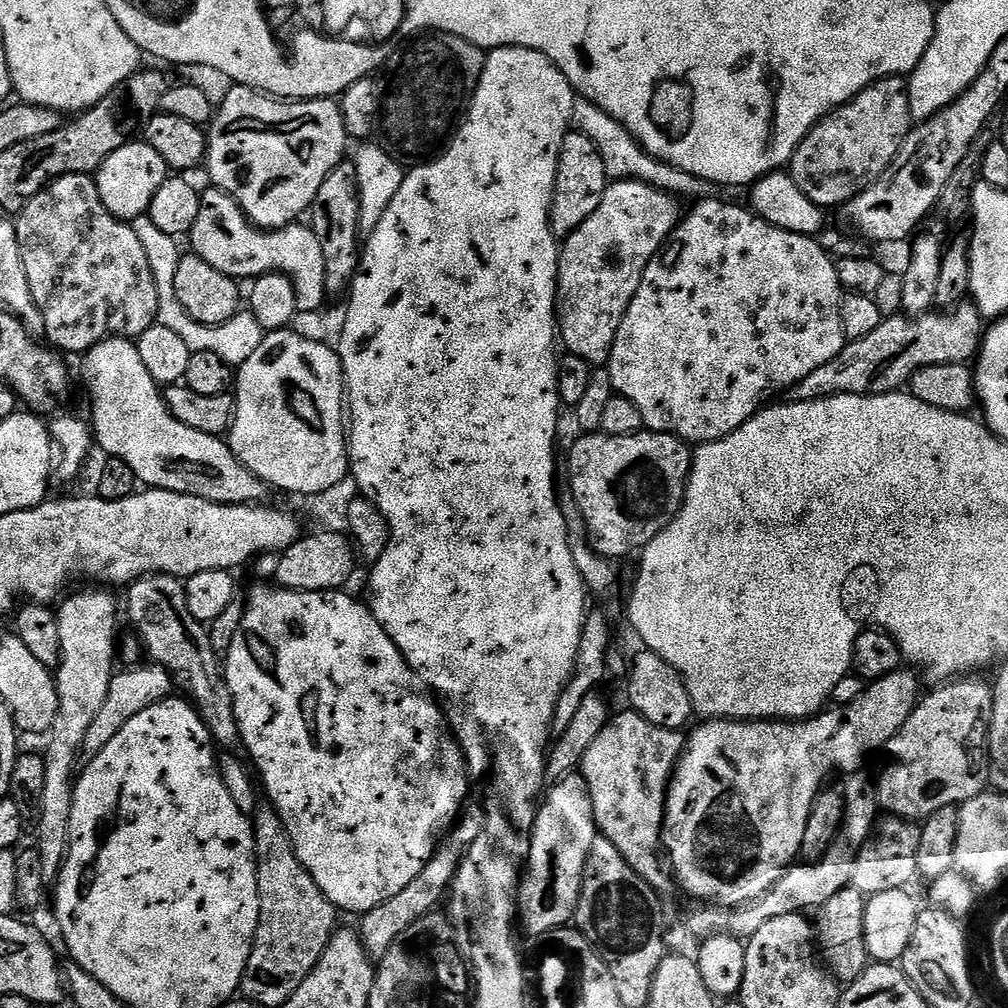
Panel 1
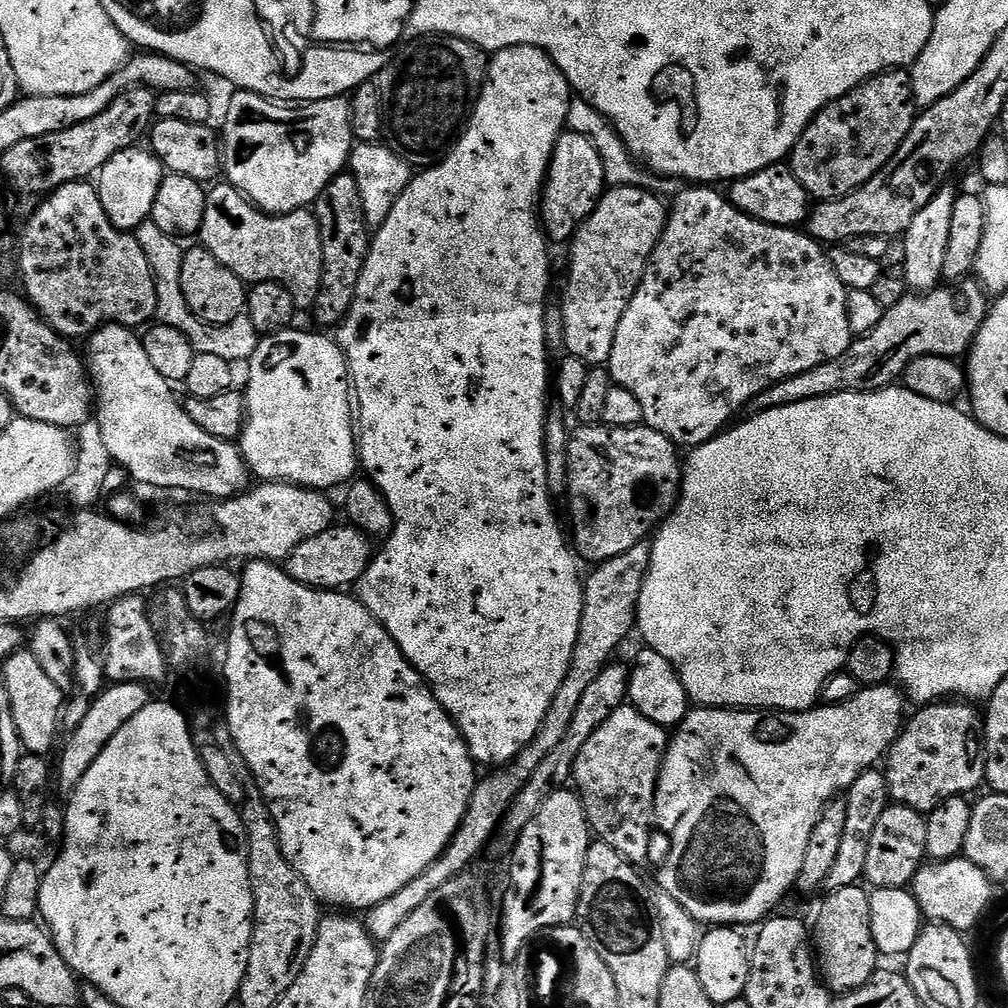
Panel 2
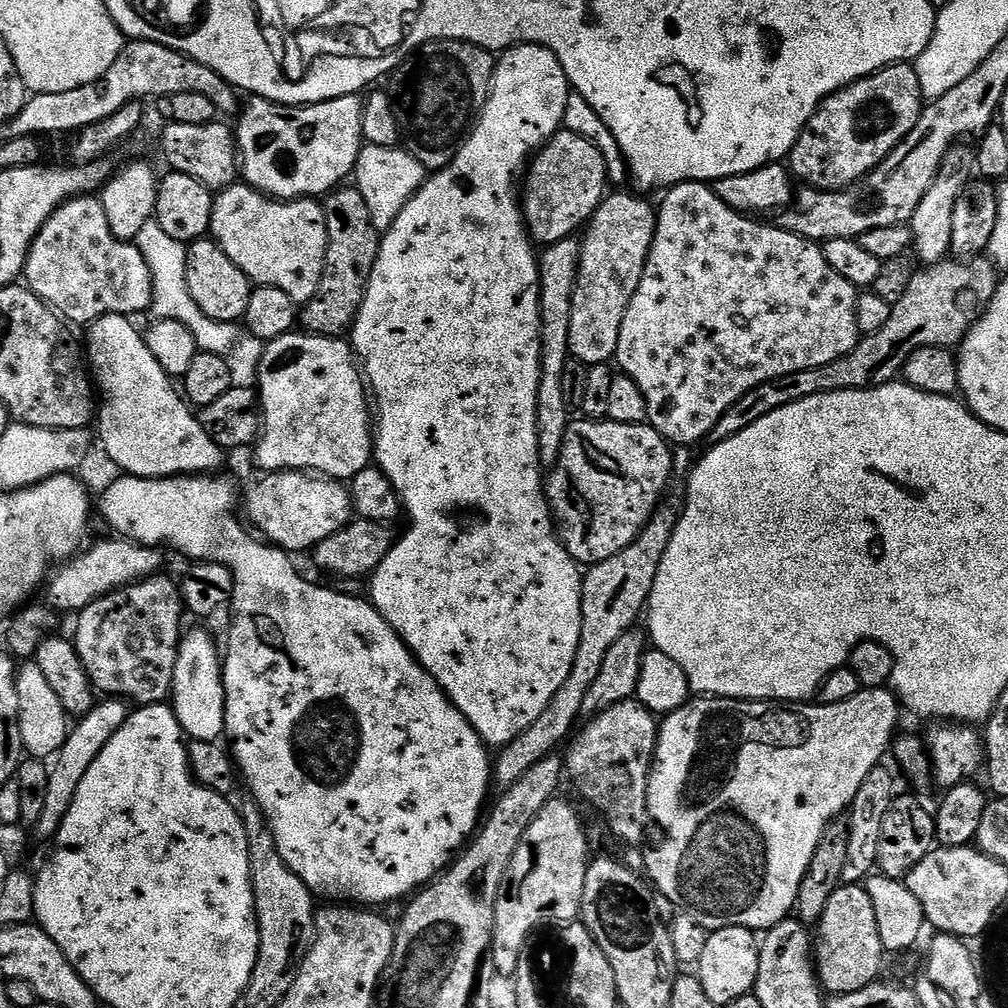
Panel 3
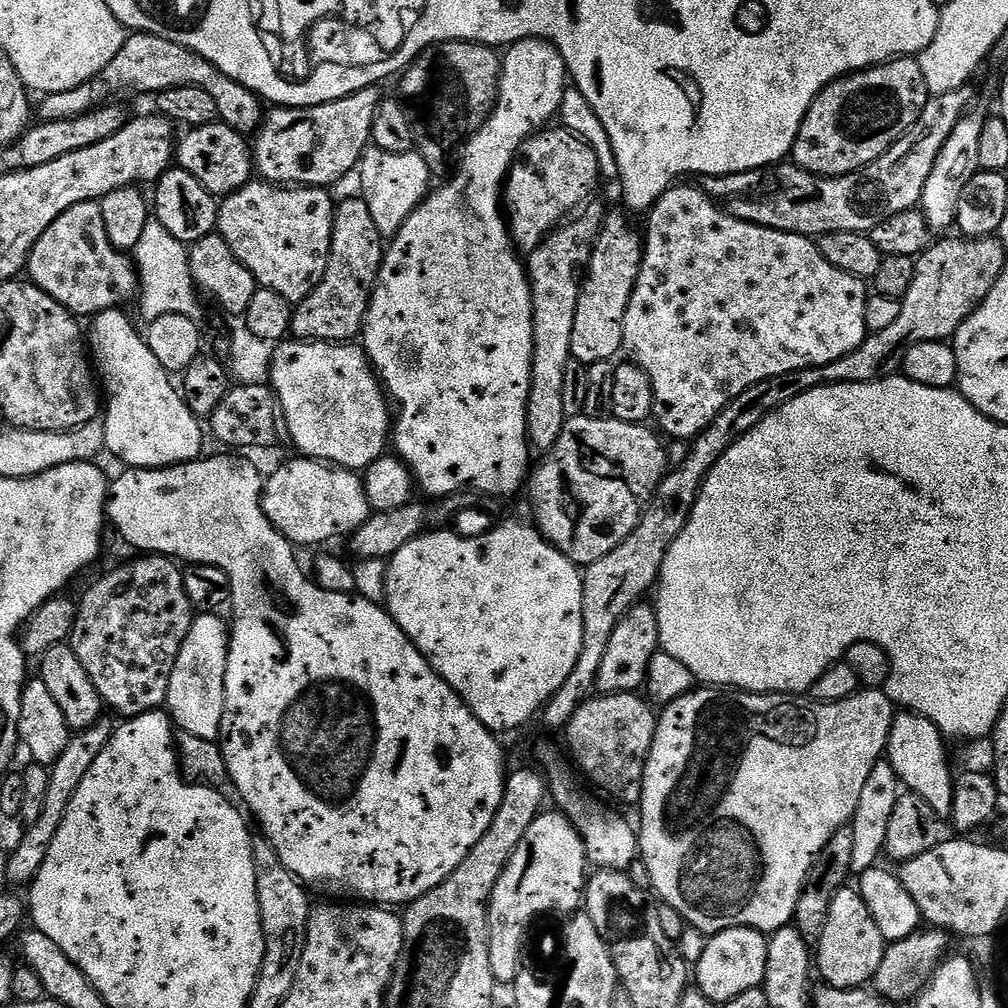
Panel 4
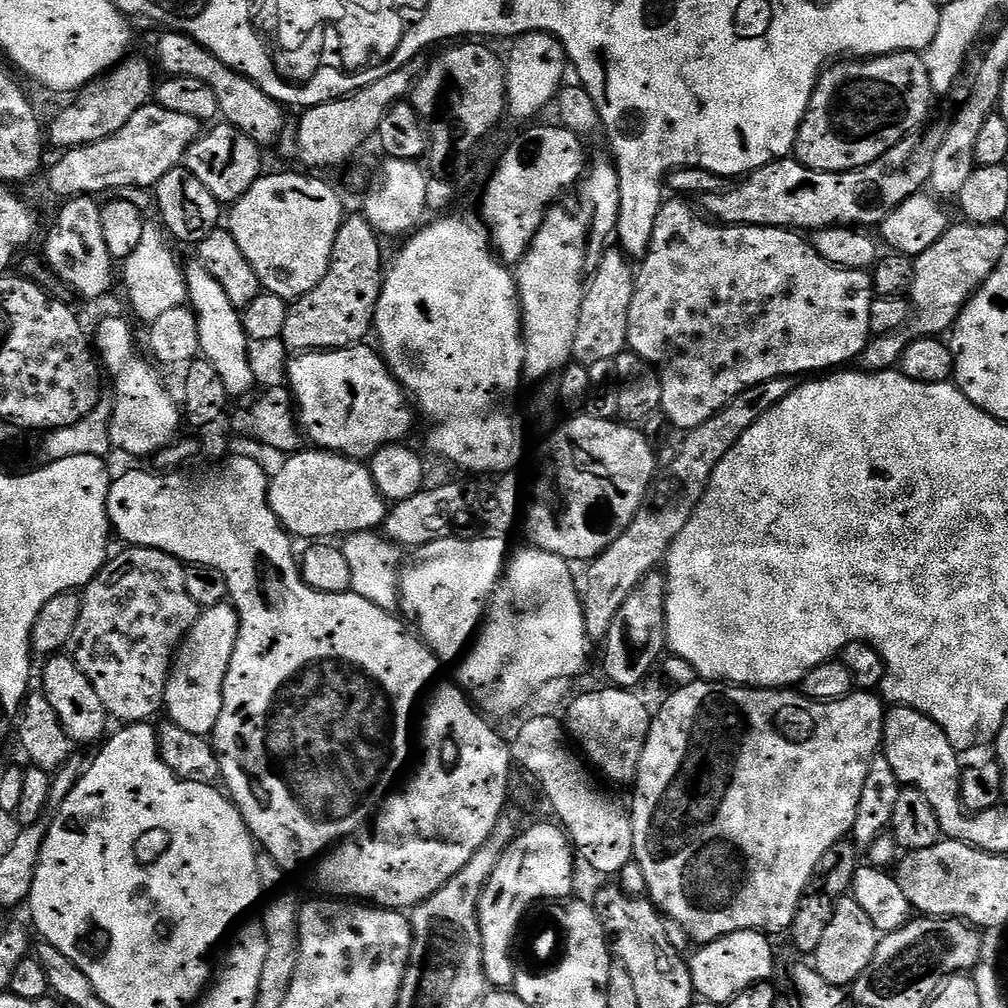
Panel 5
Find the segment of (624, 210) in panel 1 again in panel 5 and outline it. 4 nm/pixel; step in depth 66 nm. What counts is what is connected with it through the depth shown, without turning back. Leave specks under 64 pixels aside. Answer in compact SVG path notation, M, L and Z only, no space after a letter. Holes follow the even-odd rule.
M620 250L605 251L584 289L582 314L578 314L578 330L574 334L572 355L575 363L591 366L594 362L615 360L628 348L630 302L634 298L635 285L633 261Z

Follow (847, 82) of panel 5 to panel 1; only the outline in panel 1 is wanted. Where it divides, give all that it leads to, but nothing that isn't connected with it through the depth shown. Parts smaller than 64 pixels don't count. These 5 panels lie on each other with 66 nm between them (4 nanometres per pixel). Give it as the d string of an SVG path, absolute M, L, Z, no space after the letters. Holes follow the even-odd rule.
M902 76L883 77L869 88L863 88L842 107L829 112L804 135L800 145L792 153L790 174L794 182L798 182L798 190L802 190L802 194L806 194L810 202L825 210L839 209L858 194L862 194L862 190L869 188L883 174L886 166L890 166L913 124L907 79Z

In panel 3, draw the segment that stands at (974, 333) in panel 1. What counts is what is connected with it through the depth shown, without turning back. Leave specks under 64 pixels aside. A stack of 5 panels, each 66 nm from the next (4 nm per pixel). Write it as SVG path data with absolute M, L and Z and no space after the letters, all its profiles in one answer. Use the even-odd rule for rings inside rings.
M945 258L939 264L917 270L914 278L910 278L906 294L902 294L902 298L892 305L890 319L882 330L864 336L854 350L850 350L850 354L842 354L842 358L826 362L826 366L786 374L782 378L770 378L770 382L754 386L754 390L742 394L742 398L738 398L738 402L734 402L734 406L718 418L708 440L715 442L734 438L734 434L746 430L746 426L754 426L758 418L766 418L766 414L814 394L851 388L877 388L880 384L893 383L901 375L906 358L910 358L914 350L922 350L922 346L955 349L974 322L978 322L980 315L988 309L997 283L998 269L988 258Z

